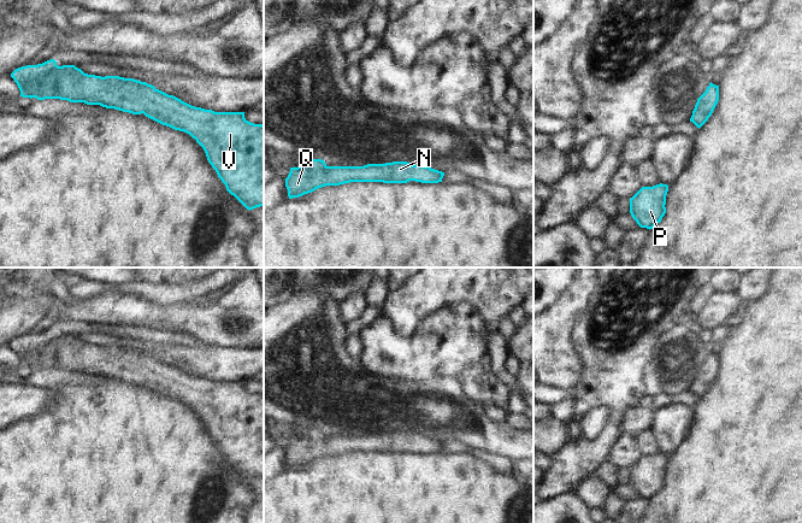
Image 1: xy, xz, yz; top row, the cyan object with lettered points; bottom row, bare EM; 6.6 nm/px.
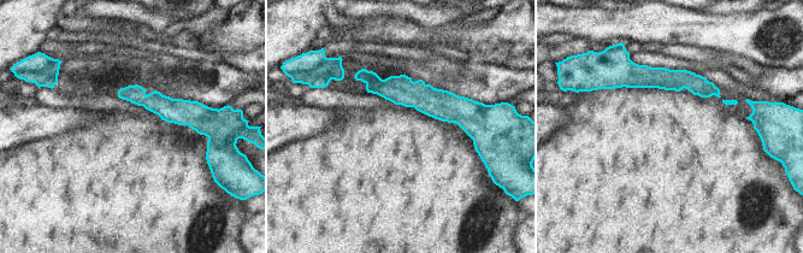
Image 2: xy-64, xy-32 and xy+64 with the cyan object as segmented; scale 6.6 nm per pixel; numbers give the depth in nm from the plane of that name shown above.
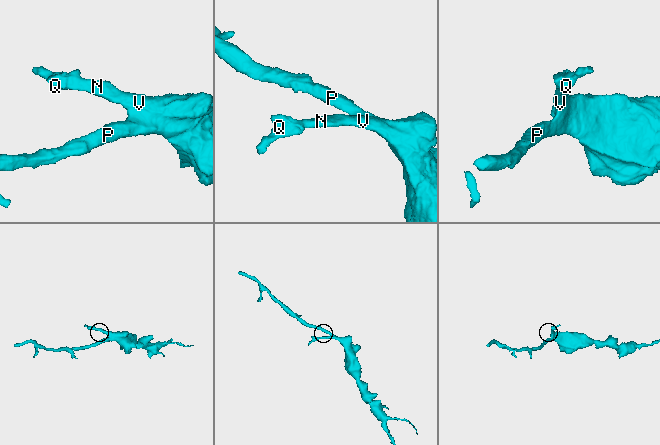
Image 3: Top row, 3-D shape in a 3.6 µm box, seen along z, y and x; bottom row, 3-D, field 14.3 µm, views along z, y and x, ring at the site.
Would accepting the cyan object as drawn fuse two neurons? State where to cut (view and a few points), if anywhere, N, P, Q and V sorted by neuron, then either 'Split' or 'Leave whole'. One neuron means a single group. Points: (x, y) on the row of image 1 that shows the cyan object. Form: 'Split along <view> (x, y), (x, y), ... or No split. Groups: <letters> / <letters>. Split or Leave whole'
No split. Groups: N P Q V. Leave whole.

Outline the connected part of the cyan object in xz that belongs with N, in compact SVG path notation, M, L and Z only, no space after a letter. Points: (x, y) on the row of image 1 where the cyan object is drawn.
M305 159L297 168L290 168L285 178L289 199L312 193L325 186L350 182L421 183L442 182L444 172L407 161L367 164L364 166L328 166L322 159Z

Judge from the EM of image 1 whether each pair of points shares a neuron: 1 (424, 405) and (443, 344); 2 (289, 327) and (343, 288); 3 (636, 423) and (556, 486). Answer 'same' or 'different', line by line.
1: different
2: different
3: different

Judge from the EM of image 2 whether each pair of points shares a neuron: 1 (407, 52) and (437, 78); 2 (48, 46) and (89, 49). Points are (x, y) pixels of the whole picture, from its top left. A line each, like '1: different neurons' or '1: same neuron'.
1: different neurons
2: same neuron

